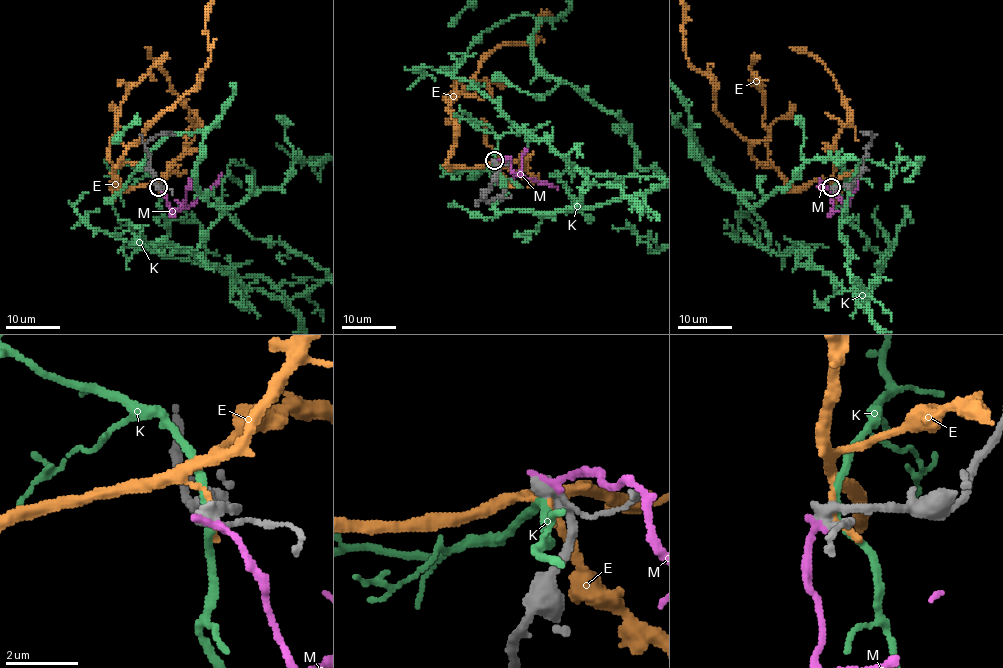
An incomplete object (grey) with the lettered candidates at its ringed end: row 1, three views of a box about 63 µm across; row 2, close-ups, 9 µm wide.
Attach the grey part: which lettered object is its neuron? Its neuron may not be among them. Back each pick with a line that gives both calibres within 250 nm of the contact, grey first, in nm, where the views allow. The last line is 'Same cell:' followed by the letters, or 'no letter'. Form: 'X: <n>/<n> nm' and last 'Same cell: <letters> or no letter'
Same cell: no letter

